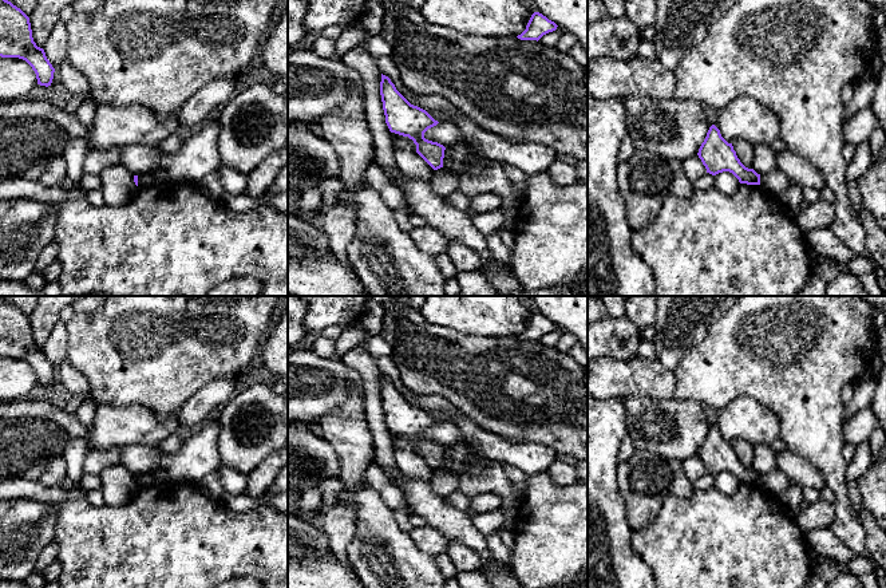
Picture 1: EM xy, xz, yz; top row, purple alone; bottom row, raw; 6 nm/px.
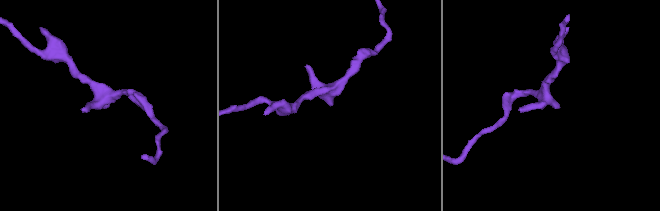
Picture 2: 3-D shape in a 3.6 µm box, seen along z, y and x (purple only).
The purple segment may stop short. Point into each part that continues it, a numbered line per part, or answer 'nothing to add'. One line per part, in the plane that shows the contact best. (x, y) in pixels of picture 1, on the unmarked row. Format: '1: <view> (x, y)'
nothing to add

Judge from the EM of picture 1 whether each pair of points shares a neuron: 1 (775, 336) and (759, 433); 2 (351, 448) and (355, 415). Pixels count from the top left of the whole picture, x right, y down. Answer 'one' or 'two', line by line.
1: two
2: one

